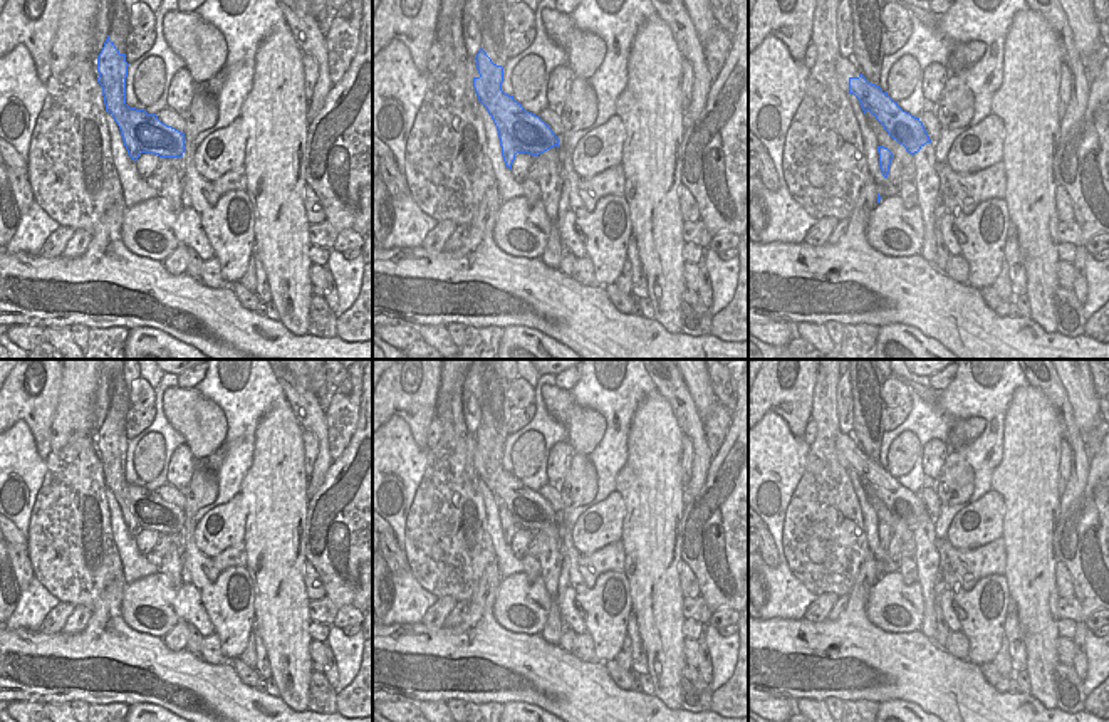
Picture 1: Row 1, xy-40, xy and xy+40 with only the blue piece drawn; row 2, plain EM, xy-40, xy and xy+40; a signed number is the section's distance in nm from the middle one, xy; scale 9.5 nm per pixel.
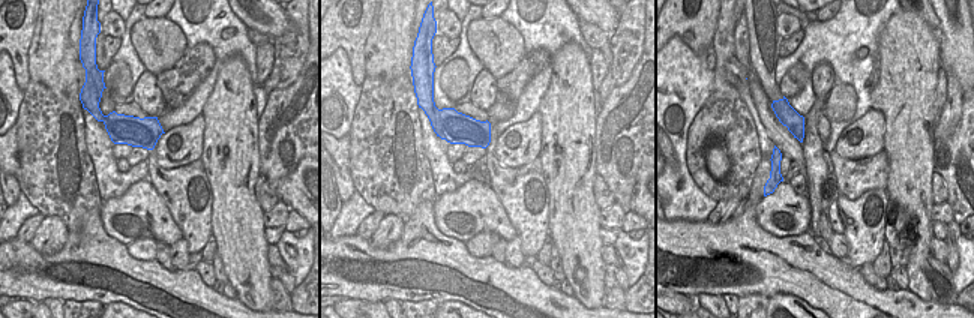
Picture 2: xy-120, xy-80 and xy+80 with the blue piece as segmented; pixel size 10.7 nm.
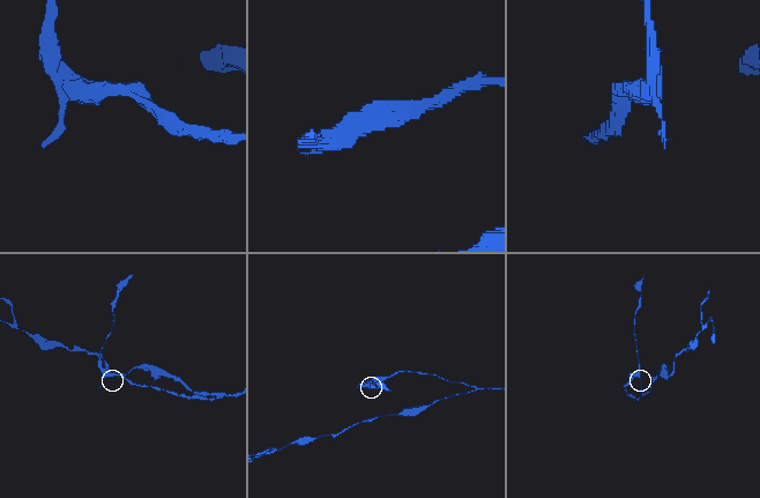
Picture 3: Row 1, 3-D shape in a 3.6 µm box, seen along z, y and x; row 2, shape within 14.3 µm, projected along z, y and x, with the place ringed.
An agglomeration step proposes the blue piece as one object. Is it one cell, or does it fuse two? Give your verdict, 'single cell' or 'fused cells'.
fused cells

